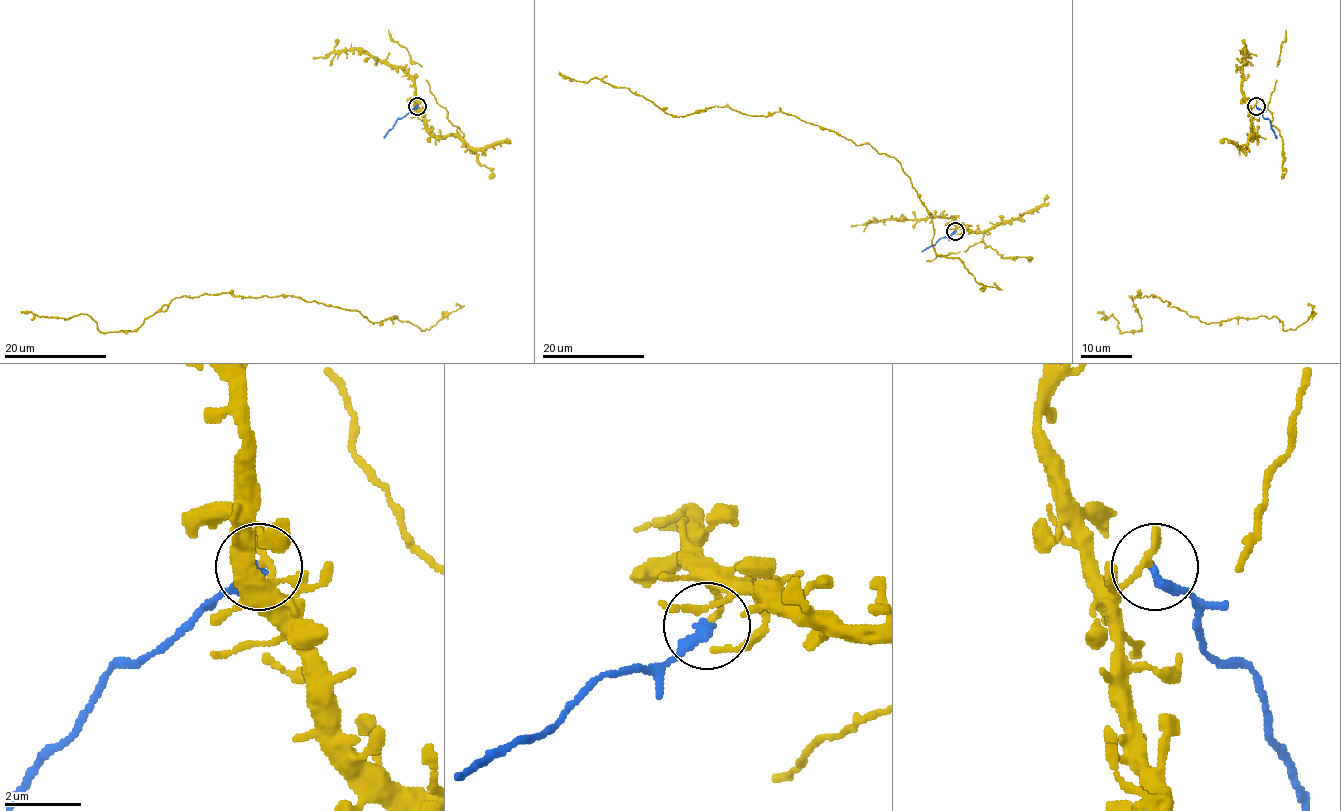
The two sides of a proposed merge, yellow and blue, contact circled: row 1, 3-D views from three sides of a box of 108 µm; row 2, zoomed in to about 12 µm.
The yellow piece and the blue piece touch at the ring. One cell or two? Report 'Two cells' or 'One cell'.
Two cells

